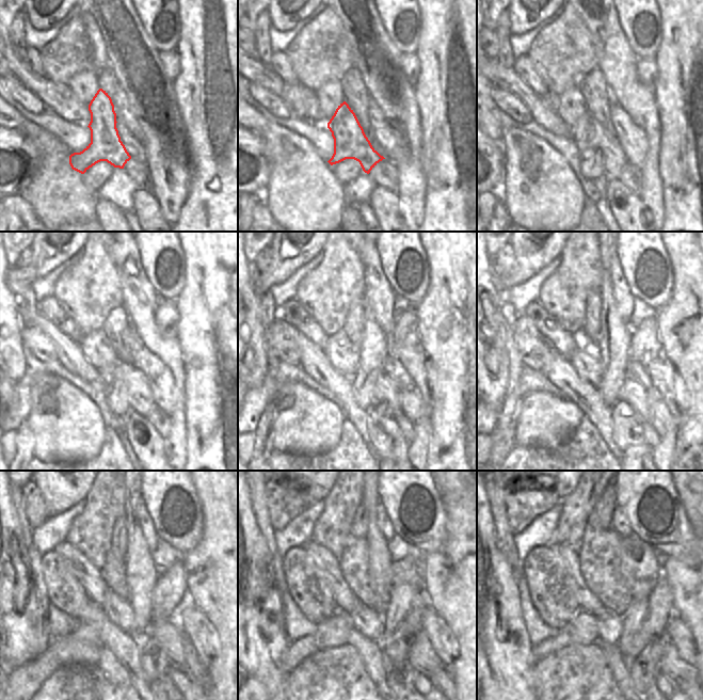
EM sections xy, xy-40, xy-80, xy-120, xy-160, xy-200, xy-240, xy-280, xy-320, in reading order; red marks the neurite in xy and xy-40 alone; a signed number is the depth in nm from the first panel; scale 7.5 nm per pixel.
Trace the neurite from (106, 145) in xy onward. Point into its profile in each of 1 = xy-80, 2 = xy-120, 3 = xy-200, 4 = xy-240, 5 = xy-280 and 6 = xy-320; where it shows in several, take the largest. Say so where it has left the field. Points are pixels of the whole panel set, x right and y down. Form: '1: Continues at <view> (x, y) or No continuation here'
1: Continues at xy-80 (588, 134)
2: Continues at xy-120 (141, 399)
3: Continues at xy-200 (648, 401)
4: Continues at xy-240 (181, 655)
5: Continues at xy-280 (421, 656)
6: Continues at xy-320 (683, 675)

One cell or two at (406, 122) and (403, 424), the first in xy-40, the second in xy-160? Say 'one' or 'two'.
two

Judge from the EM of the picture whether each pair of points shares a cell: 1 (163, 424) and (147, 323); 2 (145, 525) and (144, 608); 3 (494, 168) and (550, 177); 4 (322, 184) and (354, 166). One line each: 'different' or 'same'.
1: different
2: different
3: different
4: different

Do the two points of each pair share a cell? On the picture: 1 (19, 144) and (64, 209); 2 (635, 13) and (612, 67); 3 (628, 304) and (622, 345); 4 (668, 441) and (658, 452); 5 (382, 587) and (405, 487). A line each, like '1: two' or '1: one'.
1: two
2: two
3: two
4: one
5: two

